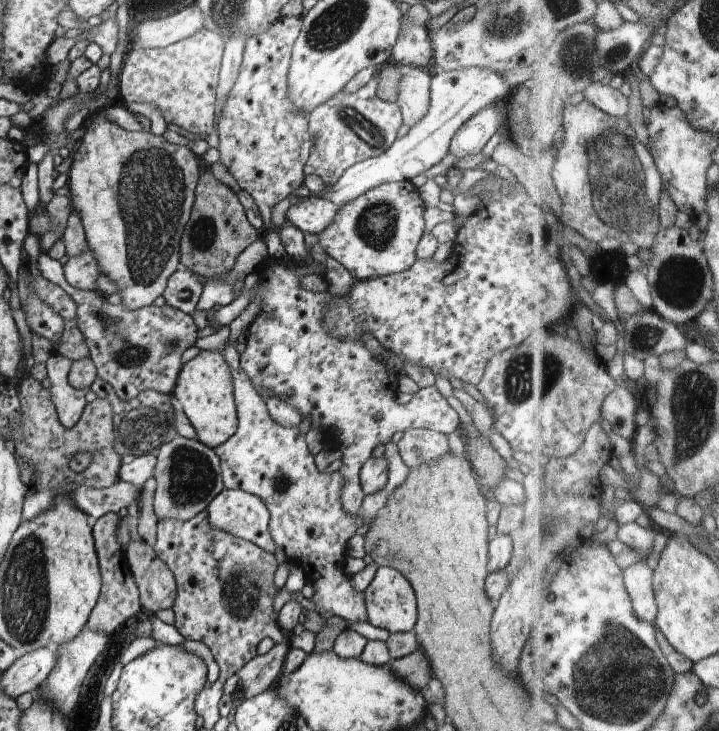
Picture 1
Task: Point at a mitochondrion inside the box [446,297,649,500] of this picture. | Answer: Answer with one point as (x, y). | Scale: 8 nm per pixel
(522, 377)

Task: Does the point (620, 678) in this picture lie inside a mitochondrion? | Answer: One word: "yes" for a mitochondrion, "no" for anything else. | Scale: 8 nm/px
yes

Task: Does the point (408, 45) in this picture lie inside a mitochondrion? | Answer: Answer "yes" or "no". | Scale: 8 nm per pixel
no

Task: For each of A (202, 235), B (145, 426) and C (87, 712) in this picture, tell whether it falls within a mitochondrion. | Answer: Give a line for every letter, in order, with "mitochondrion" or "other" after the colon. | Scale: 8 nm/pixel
A: mitochondrion
B: mitochondrion
C: mitochondrion

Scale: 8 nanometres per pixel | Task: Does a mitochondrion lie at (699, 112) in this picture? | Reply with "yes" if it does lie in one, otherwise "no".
no

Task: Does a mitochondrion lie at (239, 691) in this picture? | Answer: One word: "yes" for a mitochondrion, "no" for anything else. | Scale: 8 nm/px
no

